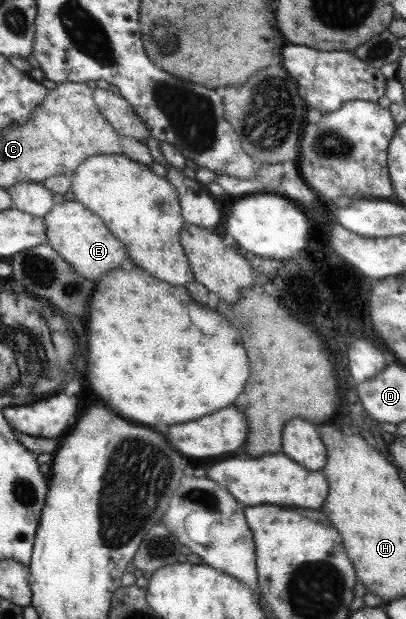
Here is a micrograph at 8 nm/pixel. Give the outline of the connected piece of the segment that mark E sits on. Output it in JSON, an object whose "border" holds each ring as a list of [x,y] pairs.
{"border":[[[64,200],[54,203],[51,210],[42,216],[45,225],[46,242],[72,270],[84,276],[87,280],[96,281],[106,272],[120,268],[121,262],[128,258],[128,254],[104,222],[80,202]]]}

